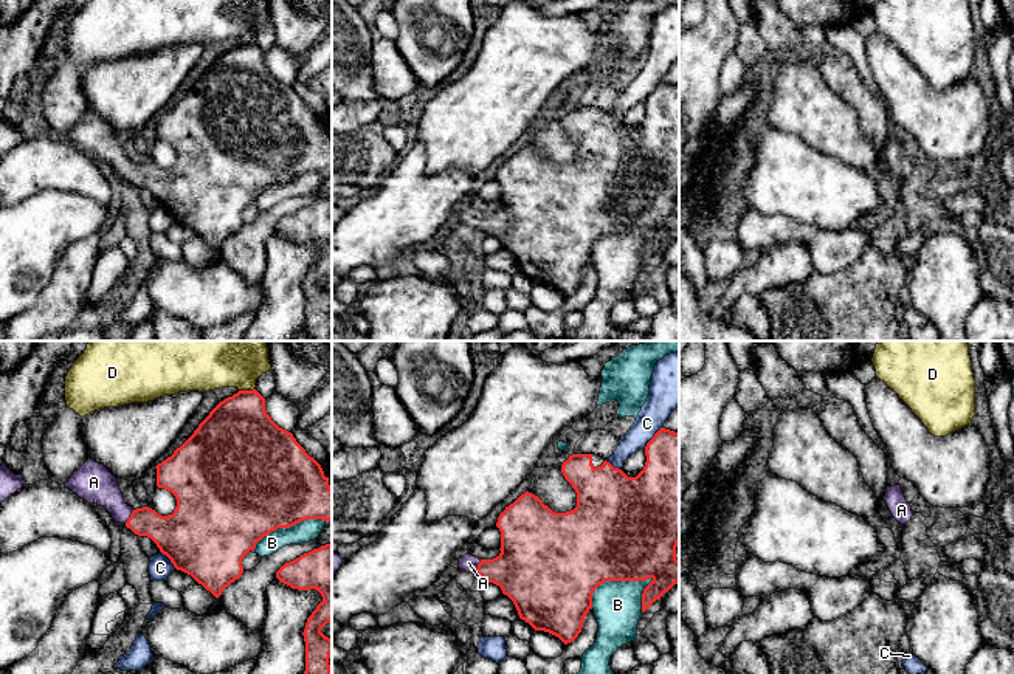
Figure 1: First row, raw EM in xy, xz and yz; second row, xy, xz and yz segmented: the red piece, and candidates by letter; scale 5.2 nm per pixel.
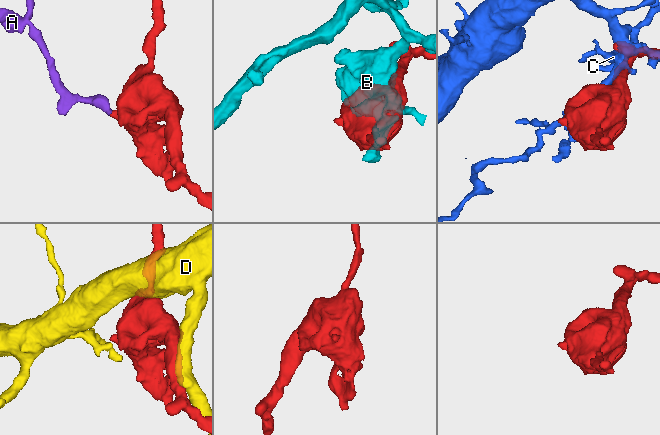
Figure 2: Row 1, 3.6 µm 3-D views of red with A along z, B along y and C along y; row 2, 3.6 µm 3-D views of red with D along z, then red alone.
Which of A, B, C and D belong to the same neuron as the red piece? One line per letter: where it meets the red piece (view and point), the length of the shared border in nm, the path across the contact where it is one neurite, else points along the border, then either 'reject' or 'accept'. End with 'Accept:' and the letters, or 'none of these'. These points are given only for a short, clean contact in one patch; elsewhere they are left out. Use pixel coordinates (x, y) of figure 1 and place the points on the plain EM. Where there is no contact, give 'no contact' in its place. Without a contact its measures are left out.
A: contact xy (131, 169); length 90 nm; way xy (174, 188), (131, 169), (95, 137); accept
B: contact xz (614, 233); length 360 nm; reject
C: contact xz (653, 90); length 150 nm; reject
D: contact xy (245, 44); length 80 nm; reject
Accept: A

